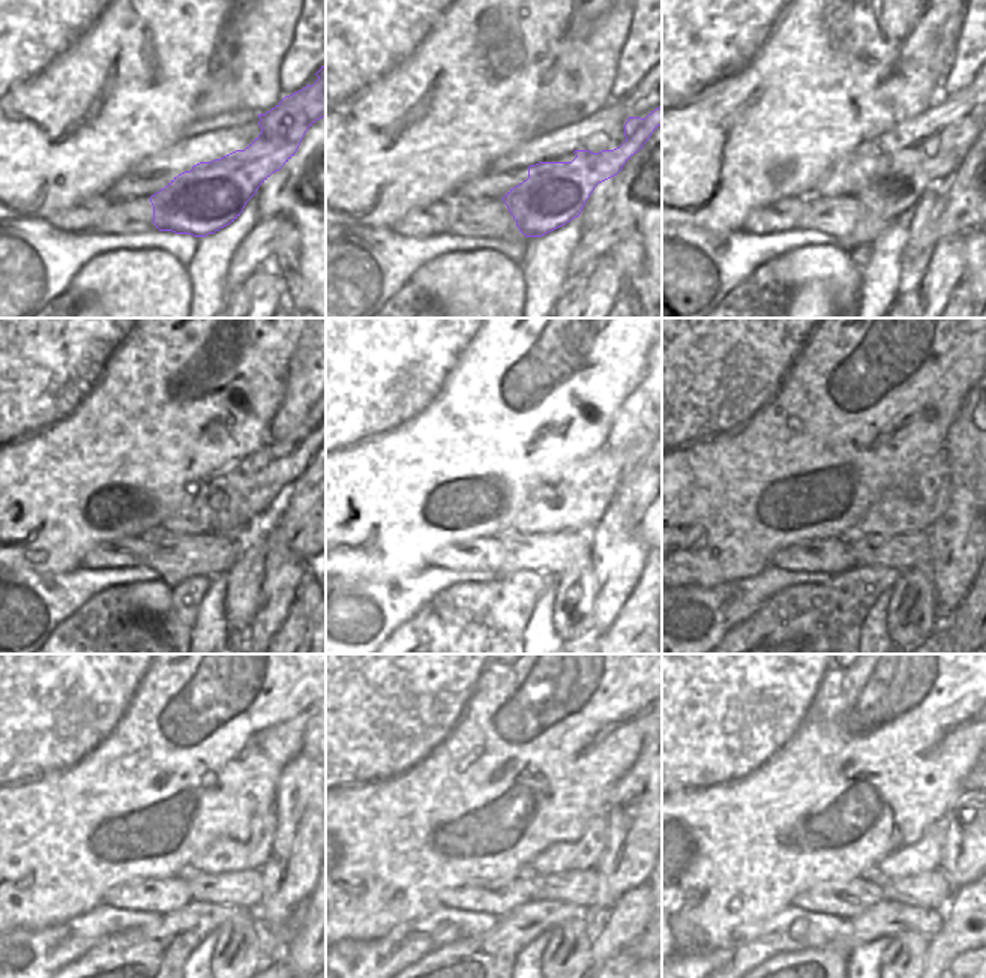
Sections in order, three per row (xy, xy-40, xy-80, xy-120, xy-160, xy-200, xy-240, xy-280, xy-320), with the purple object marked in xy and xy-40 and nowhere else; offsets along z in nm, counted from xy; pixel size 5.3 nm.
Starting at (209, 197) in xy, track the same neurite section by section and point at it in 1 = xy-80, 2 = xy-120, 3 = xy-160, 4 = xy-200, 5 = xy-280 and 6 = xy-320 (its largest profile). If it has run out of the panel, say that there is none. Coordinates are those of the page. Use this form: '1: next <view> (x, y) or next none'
1: next xy-80 (889, 197)
2: next xy-120 (276, 495)
3: next xy-160 (608, 494)
4: next xy-200 (923, 494)
5: next xy-280 (590, 828)
6: next xy-320 (938, 828)

